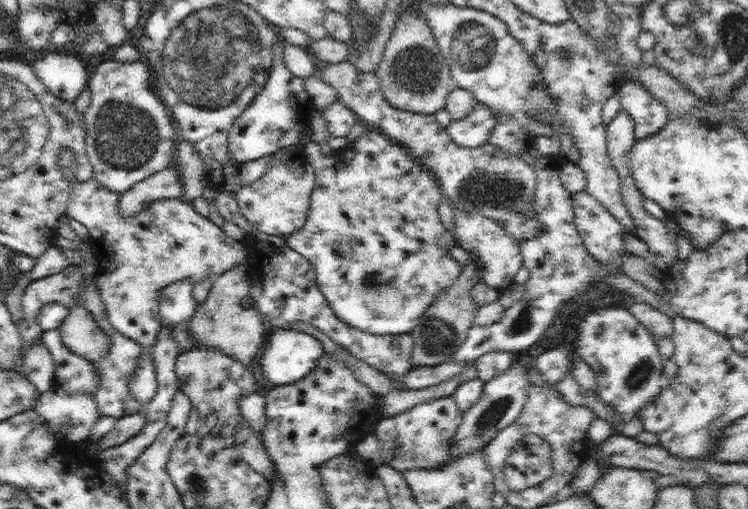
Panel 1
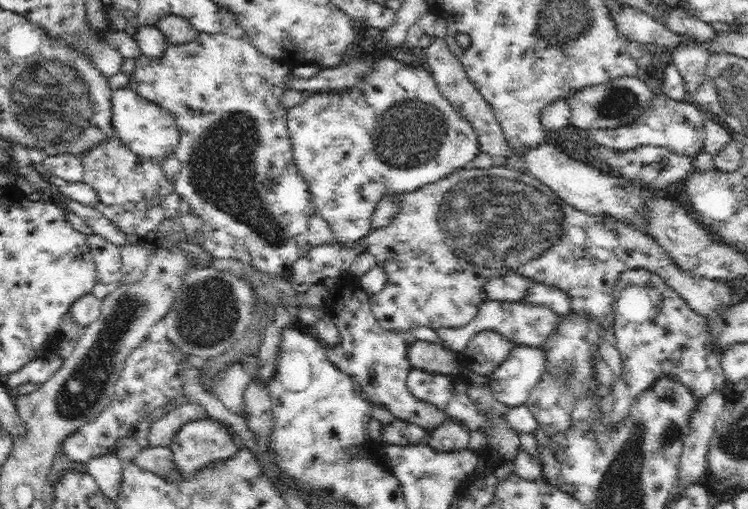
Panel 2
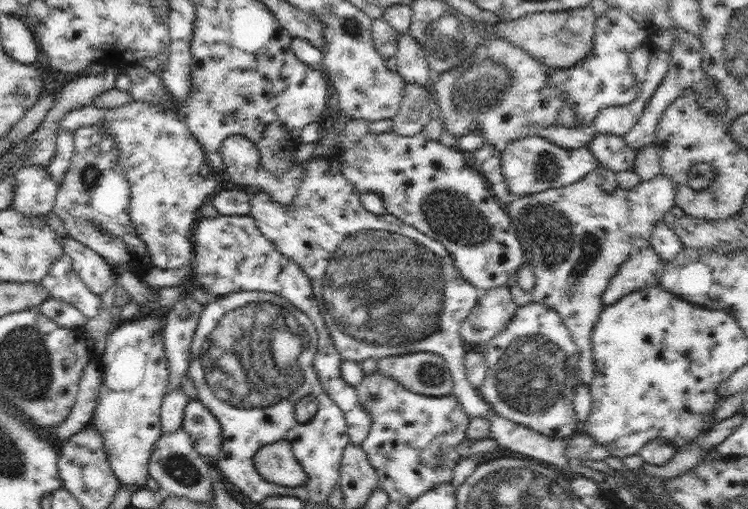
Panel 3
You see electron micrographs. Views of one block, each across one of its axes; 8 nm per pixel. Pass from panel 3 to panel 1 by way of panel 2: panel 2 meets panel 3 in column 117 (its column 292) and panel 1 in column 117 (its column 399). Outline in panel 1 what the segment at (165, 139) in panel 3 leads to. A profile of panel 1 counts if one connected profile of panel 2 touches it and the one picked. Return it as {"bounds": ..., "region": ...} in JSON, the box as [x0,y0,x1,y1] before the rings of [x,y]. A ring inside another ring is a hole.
{"bounds":[84,60,174,193],"region":[[[106,60],[96,68],[88,82],[91,92],[90,106],[84,112],[86,126],[85,148],[88,160],[93,166],[93,177],[110,191],[124,193],[132,185],[164,170],[172,156],[174,144],[174,120],[162,98],[156,98],[150,88],[150,70],[142,62],[122,63]]]}

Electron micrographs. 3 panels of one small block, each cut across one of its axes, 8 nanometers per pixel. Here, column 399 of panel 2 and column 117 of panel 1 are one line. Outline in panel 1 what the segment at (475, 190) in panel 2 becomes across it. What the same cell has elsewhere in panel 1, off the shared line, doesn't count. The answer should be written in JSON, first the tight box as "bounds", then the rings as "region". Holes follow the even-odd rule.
{"bounds":[66,177,250,413],"region":[[[94,177],[86,180],[86,182],[78,182],[75,178],[70,181],[70,185],[72,185],[72,192],[70,192],[70,198],[68,198],[66,216],[78,220],[80,224],[88,229],[88,244],[94,251],[97,260],[96,290],[100,293],[102,302],[105,304],[108,320],[120,334],[138,341],[144,347],[142,358],[138,360],[136,372],[130,378],[130,393],[142,403],[139,412],[144,413],[150,399],[157,392],[153,348],[156,344],[156,331],[160,321],[160,288],[180,280],[189,280],[192,285],[195,285],[207,277],[217,279],[224,271],[230,270],[237,264],[249,264],[250,253],[243,243],[239,243],[231,236],[228,236],[221,228],[218,228],[218,225],[196,212],[190,202],[183,198],[156,200],[156,202],[152,202],[146,207],[146,210],[137,213],[137,216],[126,218],[118,210],[121,193],[108,190]]]}

